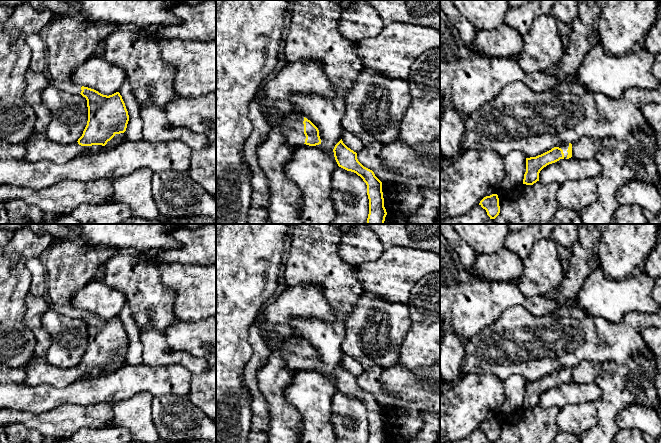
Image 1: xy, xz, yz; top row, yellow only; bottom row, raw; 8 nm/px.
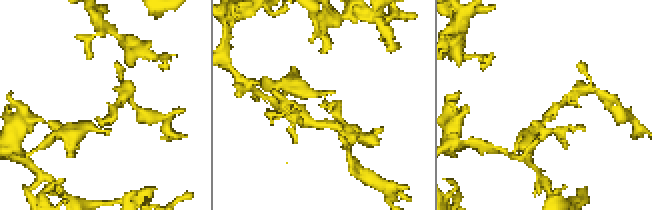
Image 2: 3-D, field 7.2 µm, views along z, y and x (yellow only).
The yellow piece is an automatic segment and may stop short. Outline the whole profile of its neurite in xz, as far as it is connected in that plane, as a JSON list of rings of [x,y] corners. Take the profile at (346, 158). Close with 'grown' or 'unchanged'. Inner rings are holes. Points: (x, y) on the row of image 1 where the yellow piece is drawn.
[[[342,139],[335,145],[334,157],[339,167],[356,173],[367,185],[369,214],[367,224],[384,224],[387,215],[384,207],[382,182],[374,172],[364,167],[357,159],[357,153],[348,148]]]; unchanged

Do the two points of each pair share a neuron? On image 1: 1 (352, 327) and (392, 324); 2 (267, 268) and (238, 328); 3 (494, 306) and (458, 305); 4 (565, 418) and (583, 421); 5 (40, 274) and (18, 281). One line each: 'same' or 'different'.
1: same
2: same
3: same
4: same
5: different

